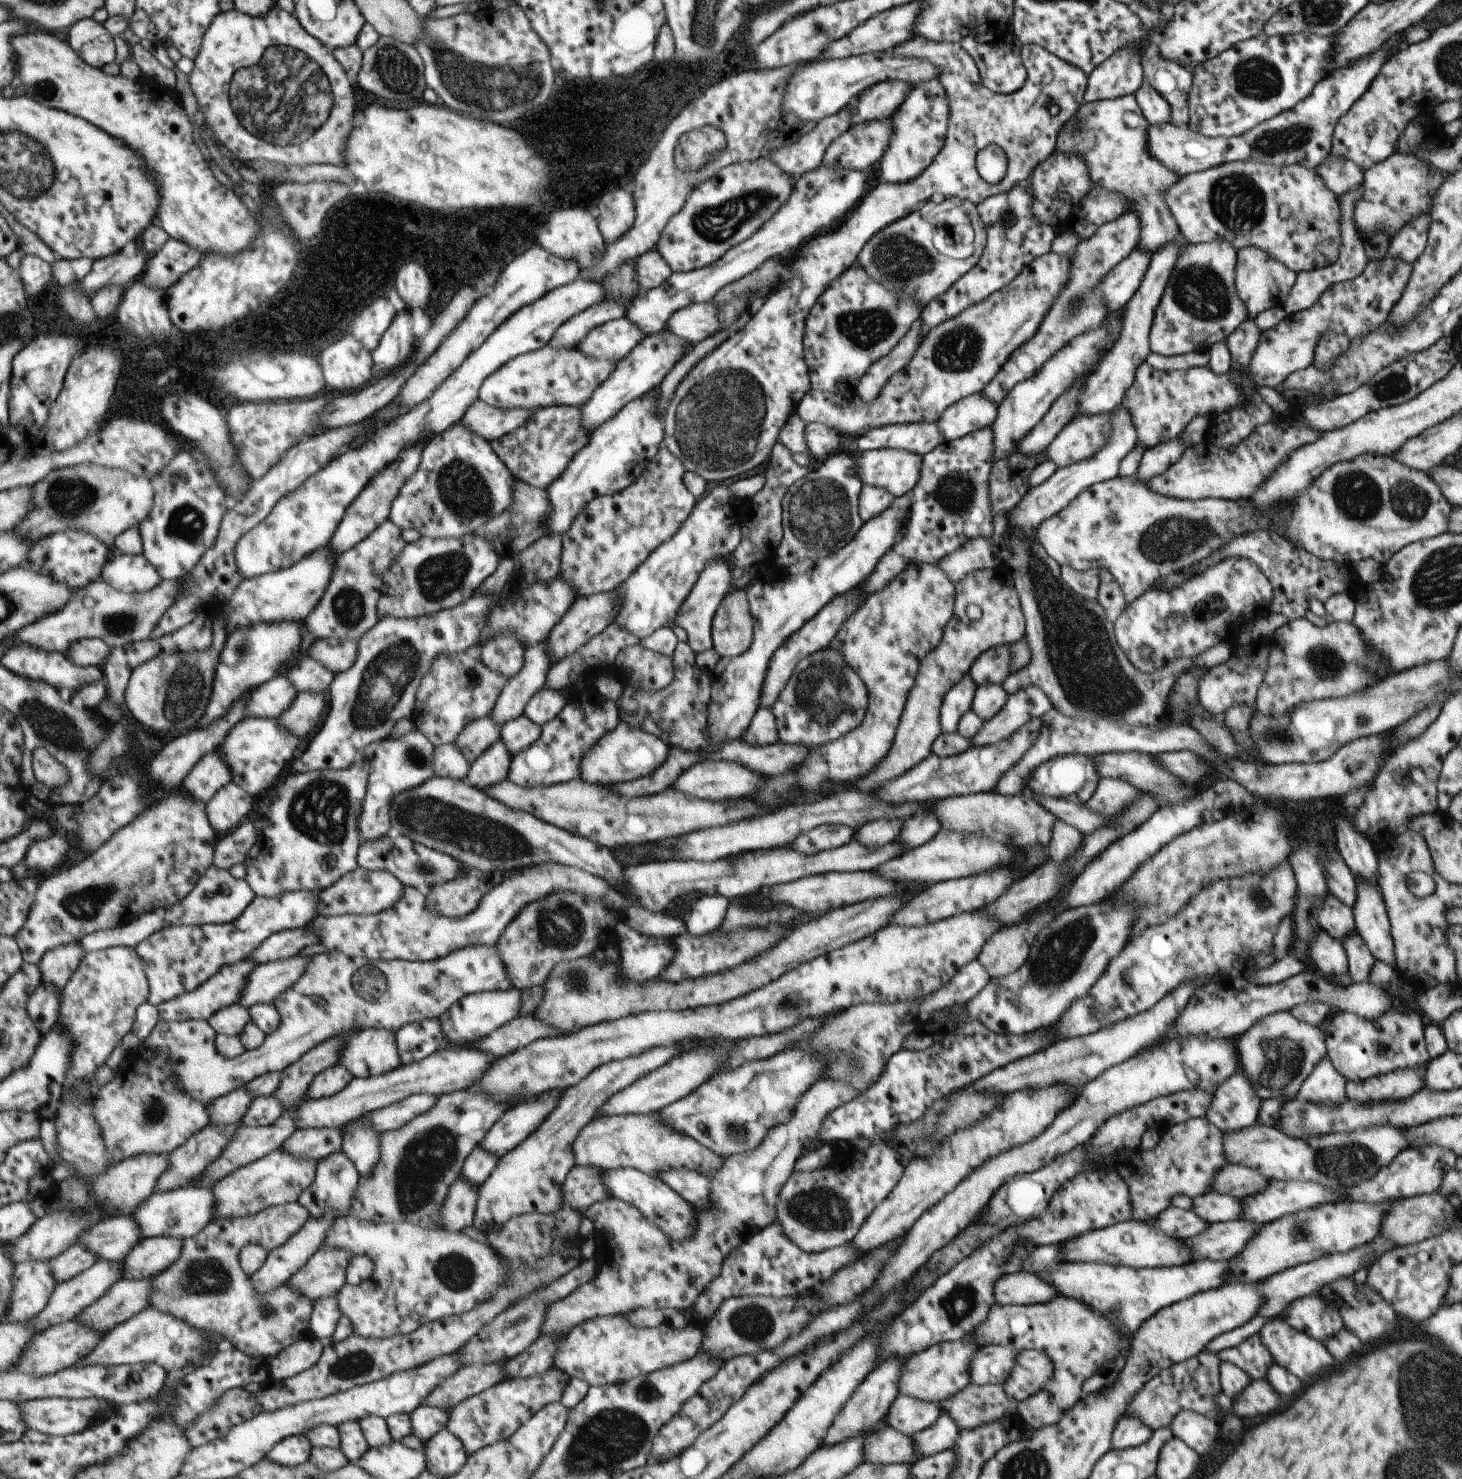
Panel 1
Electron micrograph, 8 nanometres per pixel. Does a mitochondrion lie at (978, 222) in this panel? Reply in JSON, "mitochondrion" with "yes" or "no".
{"mitochondrion":"no"}

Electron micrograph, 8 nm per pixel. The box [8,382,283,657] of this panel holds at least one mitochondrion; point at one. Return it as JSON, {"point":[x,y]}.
{"point":[68,497]}

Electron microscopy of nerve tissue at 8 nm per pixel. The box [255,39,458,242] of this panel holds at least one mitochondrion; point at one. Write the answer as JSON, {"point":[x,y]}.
{"point":[397,72]}

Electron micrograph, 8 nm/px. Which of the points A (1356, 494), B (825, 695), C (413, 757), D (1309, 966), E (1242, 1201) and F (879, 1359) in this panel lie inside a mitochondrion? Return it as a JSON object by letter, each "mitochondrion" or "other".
{"A":"mitochondrion","B":"mitochondrion","C":"mitochondrion","D":"other","E":"other","F":"other"}

